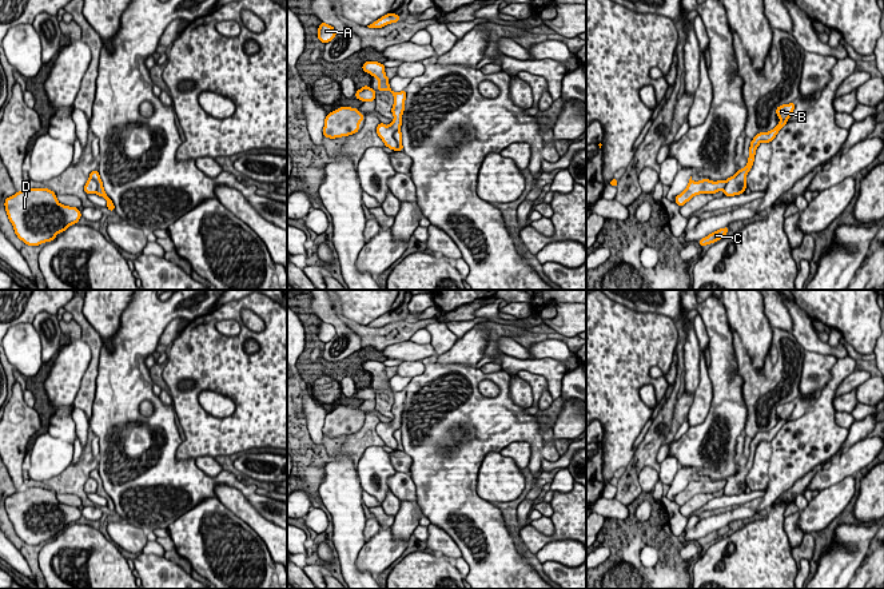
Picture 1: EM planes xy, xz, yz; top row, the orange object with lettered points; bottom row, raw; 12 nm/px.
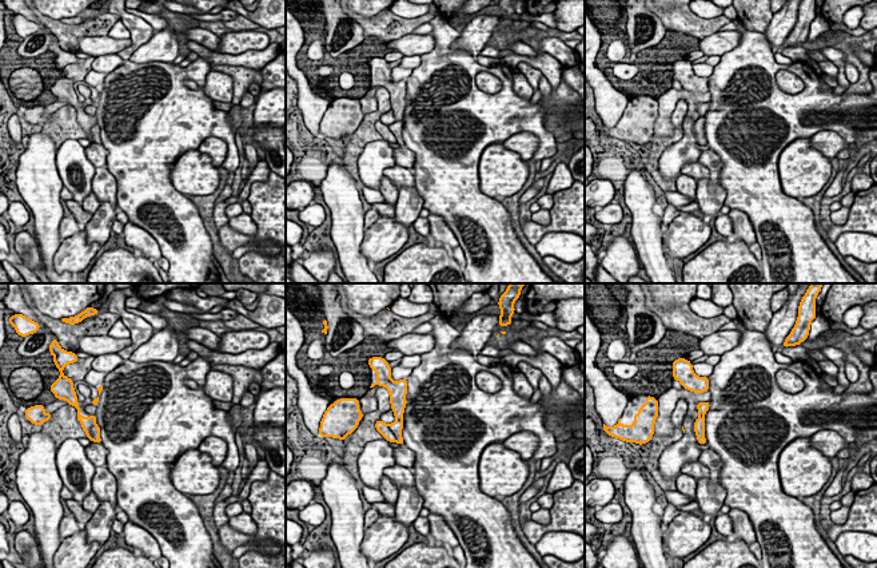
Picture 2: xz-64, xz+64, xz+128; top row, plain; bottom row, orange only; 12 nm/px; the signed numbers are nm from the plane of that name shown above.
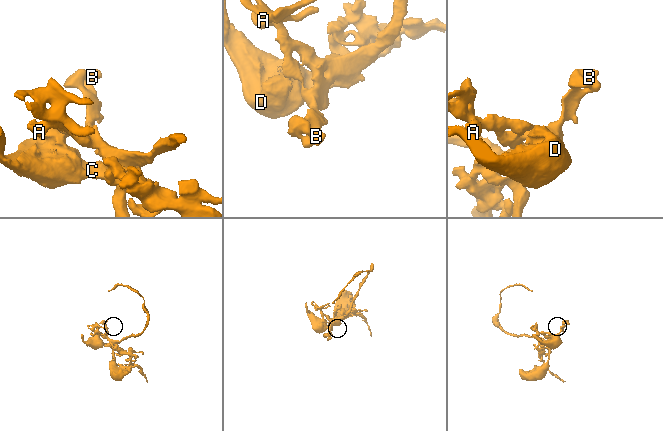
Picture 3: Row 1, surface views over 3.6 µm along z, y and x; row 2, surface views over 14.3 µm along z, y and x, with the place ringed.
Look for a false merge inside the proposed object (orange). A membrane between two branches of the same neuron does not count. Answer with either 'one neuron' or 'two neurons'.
two neurons

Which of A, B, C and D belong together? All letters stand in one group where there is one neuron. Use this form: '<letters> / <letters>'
A C D / B

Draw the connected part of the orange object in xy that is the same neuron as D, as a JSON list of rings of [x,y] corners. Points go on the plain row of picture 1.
[[[23,487],[4,505],[15,533],[28,545],[53,540],[81,517],[79,508],[60,504],[48,487]]]

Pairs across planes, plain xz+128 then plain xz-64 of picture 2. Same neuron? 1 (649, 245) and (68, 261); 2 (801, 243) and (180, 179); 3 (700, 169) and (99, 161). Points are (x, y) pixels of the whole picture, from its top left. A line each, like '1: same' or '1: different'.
1: different
2: different
3: different

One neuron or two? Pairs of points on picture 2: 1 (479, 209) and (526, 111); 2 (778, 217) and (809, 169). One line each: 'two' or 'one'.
1: one
2: two

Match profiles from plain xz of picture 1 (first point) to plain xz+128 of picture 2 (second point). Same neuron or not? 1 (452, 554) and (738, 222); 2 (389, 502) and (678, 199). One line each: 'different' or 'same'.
1: same
2: different

